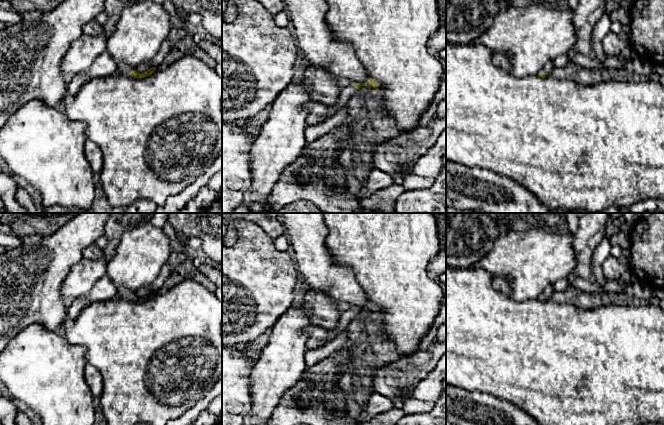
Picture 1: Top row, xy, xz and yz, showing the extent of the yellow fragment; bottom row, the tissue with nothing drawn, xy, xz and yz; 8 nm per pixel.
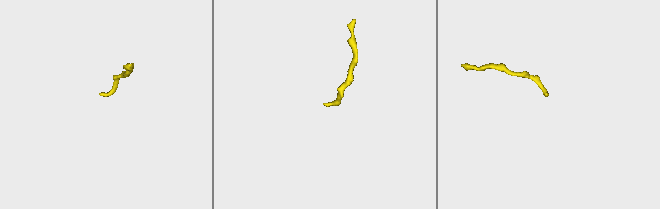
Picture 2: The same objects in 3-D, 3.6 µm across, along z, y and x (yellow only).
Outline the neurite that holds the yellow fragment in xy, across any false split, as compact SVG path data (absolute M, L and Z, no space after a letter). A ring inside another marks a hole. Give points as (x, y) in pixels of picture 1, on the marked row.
M120 62L117 64L117 75L130 76L134 78L144 78L151 75L157 68L152 67L145 71L144 73L139 73L134 67L130 66L125 62Z

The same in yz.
M549 60L545 64L545 66L543 67L543 69L538 73L538 76L540 76L540 77L551 76L553 70L555 69L553 63L554 63L554 60Z

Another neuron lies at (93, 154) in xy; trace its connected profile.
M87 138L84 145L84 153L91 165L95 178L98 179L103 166L103 156L99 146Z

